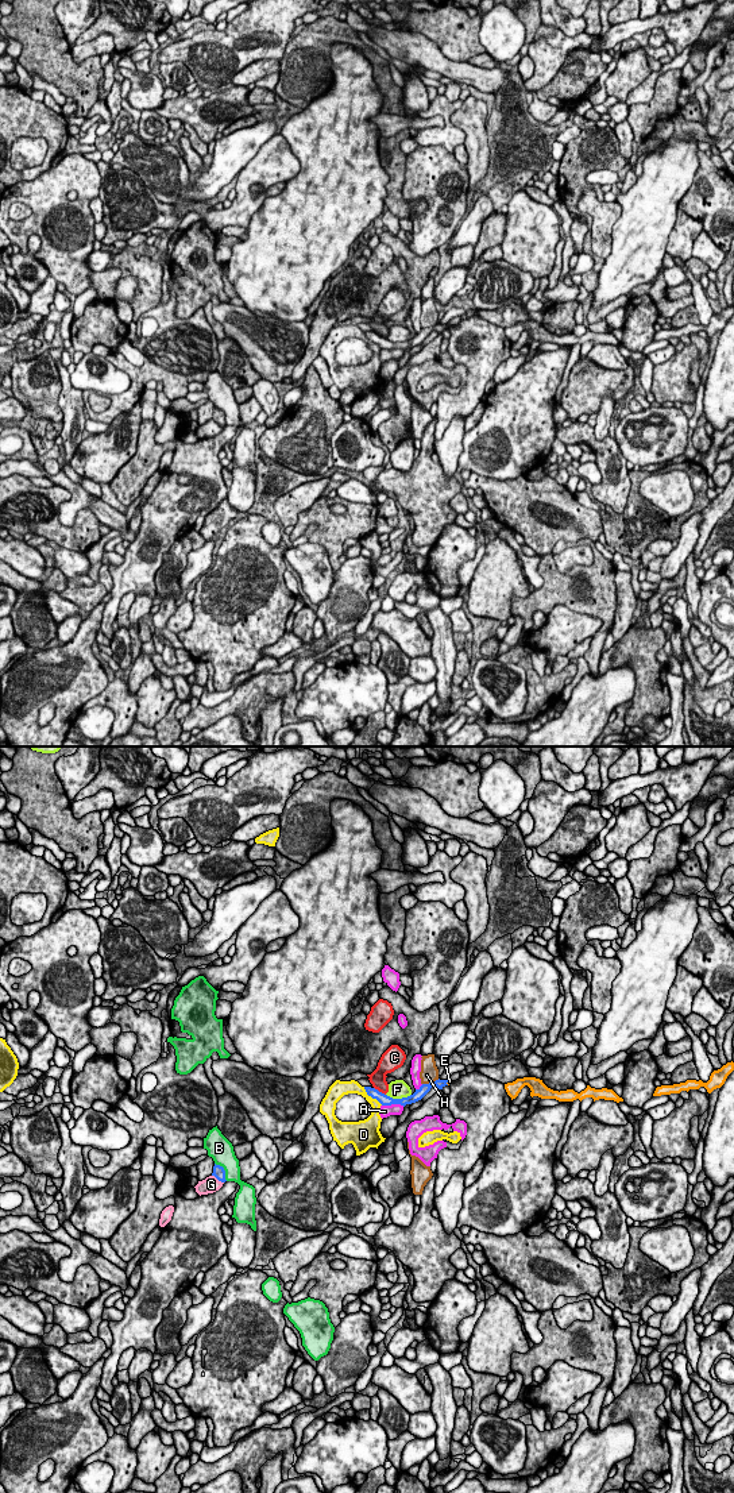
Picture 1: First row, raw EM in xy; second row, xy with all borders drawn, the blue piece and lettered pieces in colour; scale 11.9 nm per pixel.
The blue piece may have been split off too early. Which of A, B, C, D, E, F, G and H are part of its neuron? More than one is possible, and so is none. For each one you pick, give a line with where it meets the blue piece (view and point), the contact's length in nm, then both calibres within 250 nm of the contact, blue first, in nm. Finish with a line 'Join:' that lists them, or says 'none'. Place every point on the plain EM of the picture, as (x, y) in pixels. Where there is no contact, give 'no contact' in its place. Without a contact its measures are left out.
E: meets blue in xy at (447, 326); contact 70 nm long; 100 nm thick on the blue side, 50 nm on the other
Join: E

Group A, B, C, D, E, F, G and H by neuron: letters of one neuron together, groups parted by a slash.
A / B / C / D / E / F / G / H

